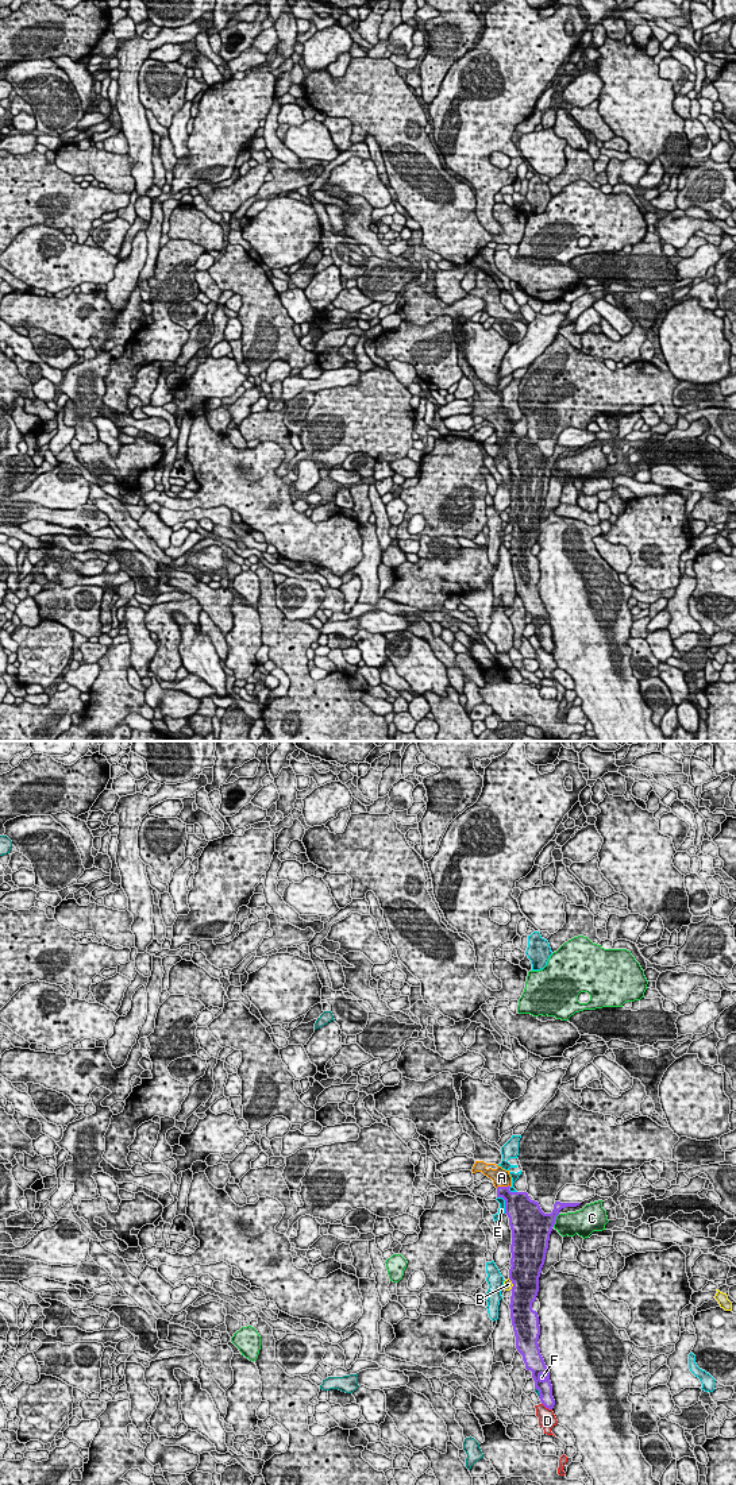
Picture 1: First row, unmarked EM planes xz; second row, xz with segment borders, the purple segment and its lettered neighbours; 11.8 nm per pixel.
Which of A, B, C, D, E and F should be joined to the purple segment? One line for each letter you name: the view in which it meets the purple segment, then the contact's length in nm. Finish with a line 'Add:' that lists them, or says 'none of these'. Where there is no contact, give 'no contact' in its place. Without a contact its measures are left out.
A: meets purple in xz; contact 180 nm long
Add: A

